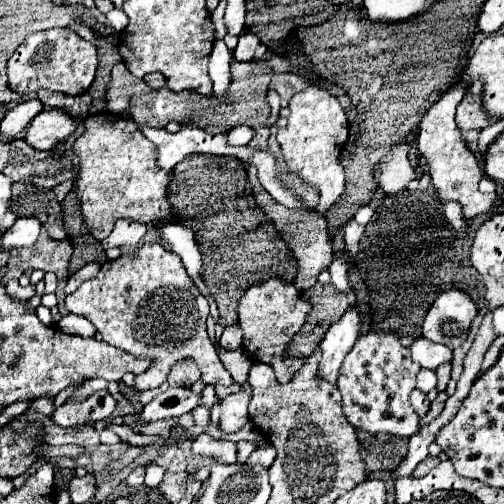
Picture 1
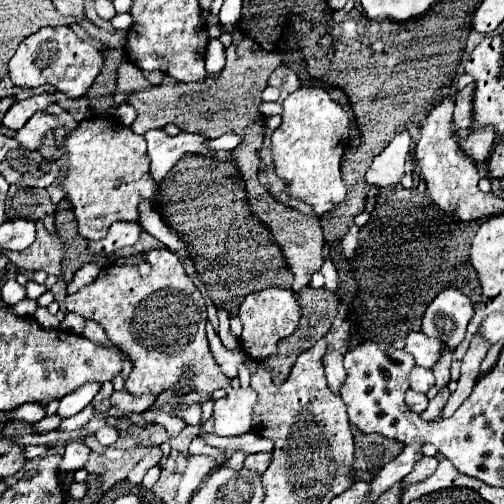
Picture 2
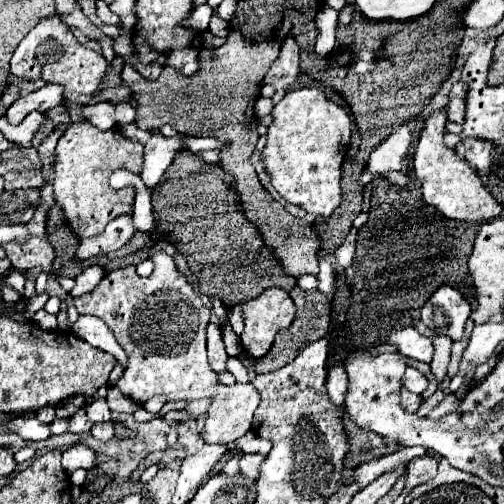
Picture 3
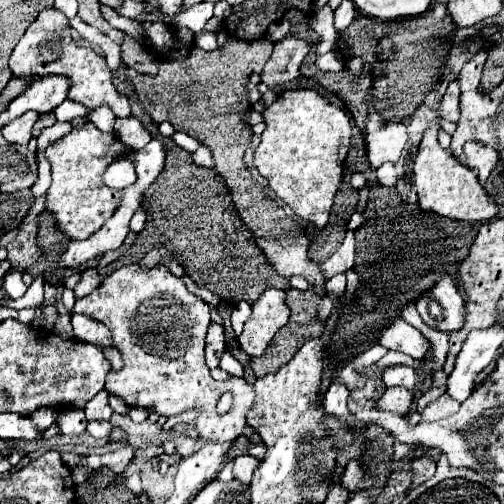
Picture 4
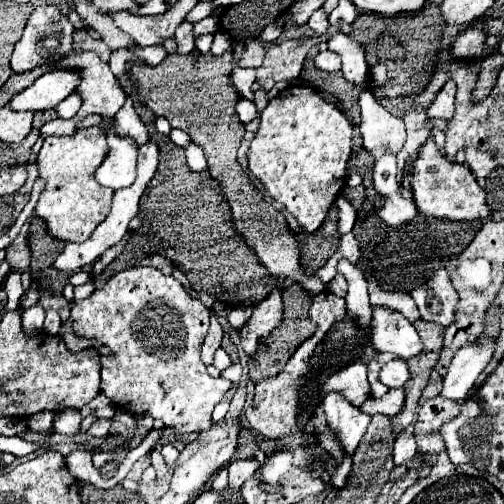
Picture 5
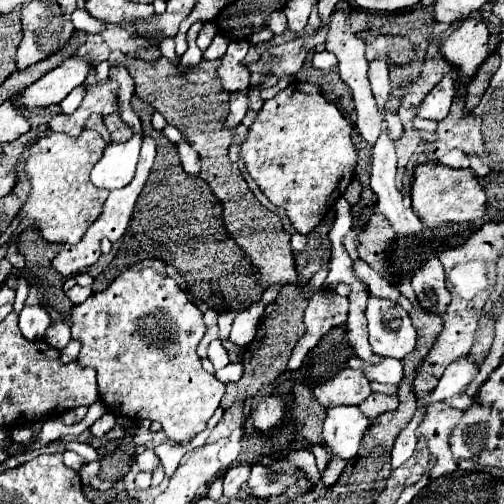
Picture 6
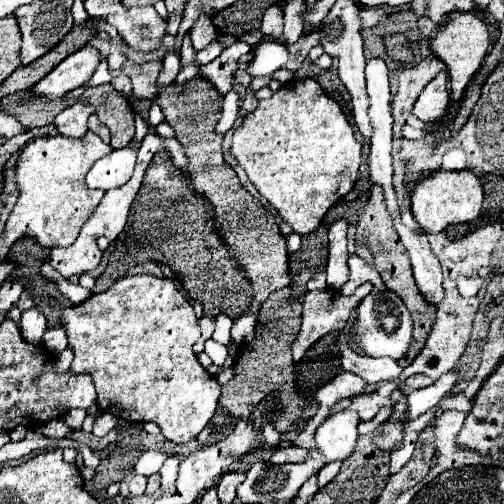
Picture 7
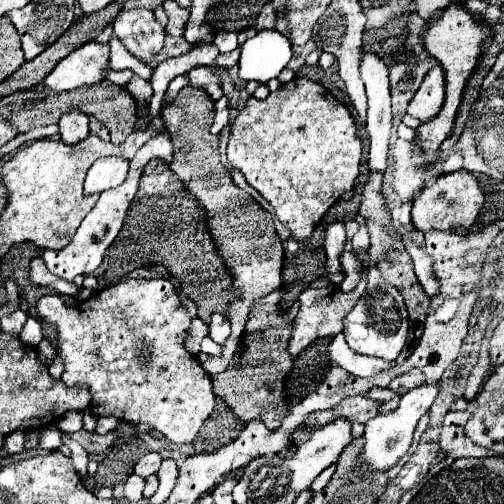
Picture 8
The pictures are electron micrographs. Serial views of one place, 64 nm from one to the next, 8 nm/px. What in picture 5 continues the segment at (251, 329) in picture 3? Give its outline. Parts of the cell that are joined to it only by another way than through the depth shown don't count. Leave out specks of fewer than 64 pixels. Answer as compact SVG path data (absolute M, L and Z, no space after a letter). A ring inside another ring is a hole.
M272 290L270 296L254 308L254 314L250 316L244 328L244 336L240 338L242 350L246 354L254 354L260 338L268 336L268 332L276 328L280 322L282 322L282 298L280 290Z

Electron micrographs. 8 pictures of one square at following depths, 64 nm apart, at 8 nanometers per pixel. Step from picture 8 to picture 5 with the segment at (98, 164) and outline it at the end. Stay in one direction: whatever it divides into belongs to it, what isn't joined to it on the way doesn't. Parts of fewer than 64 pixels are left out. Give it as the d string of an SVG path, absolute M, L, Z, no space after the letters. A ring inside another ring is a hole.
M102 116L102 123L107 132L108 154L94 176L100 186L118 190L130 186L136 178L138 144L130 138L120 138L112 134L110 119Z

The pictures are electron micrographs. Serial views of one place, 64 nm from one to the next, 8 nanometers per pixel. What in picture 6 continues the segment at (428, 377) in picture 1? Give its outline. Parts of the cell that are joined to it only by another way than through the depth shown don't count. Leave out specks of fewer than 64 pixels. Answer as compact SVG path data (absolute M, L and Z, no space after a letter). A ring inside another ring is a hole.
M352 356L348 360L348 368L352 370L360 370L370 382L382 382L382 384L394 384L398 386L400 380L404 378L404 370L402 370L402 362L394 360L394 358L384 358L378 364L368 364L358 356Z

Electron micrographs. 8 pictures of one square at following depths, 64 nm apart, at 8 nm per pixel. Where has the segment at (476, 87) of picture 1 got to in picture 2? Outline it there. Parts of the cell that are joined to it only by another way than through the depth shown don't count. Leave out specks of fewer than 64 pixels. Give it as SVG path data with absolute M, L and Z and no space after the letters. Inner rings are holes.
M468 84L462 90L456 90L454 124L458 128L470 128L470 124L472 124L472 116L470 116L470 110L472 110L472 92L474 92L472 84Z

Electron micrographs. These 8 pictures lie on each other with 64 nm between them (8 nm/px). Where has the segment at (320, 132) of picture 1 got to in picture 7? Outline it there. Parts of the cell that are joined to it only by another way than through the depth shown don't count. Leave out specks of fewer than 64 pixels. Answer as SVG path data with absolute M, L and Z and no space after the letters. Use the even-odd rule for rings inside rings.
M312 78L292 80L284 84L272 98L258 102L258 108L242 118L242 124L234 128L230 154L248 174L248 180L256 190L278 210L280 218L300 236L306 236L318 228L330 206L342 200L358 180L358 166L362 144L354 138L354 130L342 110L318 82Z

